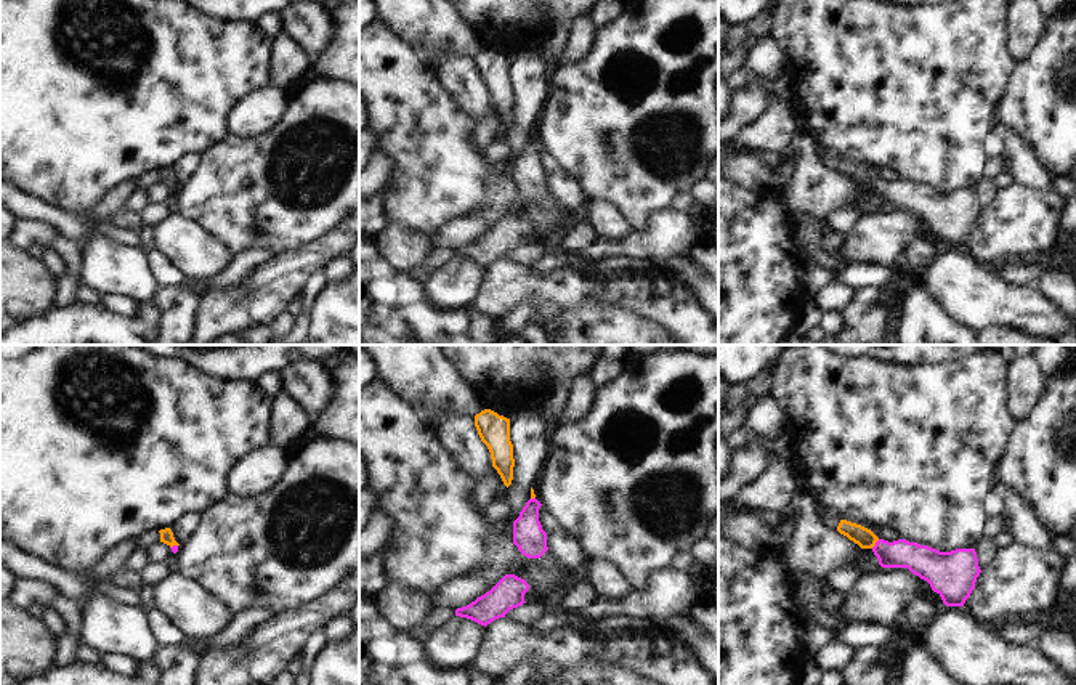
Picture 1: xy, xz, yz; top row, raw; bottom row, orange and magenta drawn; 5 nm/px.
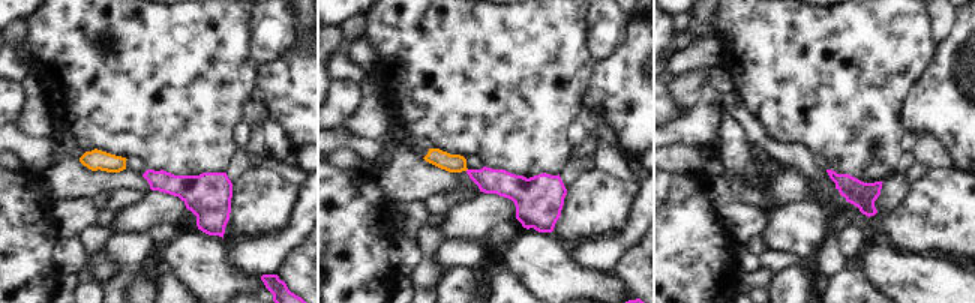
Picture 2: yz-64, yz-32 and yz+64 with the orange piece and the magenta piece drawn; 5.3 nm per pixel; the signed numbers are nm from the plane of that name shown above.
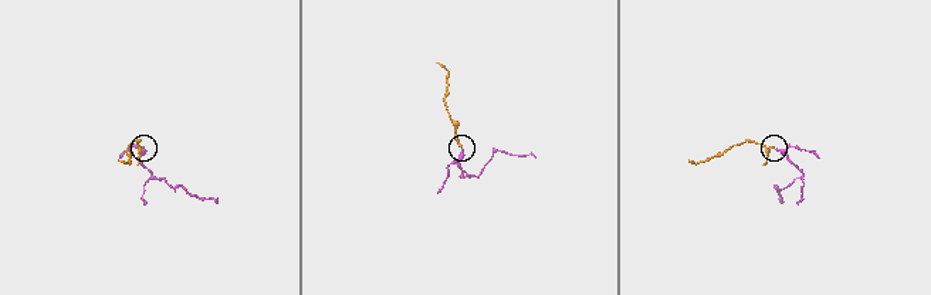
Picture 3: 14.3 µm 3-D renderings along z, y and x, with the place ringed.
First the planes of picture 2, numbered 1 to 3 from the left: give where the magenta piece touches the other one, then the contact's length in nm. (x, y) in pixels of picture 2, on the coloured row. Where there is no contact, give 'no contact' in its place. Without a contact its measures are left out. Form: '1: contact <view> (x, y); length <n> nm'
1: no contact
2: no contact
3: no contact

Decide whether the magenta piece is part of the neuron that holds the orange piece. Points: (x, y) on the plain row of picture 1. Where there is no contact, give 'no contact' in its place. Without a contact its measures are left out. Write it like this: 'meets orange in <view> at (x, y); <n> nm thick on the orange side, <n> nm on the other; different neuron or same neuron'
meets orange in yz at (874, 185); 100 nm thick on the orange side, 160 nm on the other; same neuron

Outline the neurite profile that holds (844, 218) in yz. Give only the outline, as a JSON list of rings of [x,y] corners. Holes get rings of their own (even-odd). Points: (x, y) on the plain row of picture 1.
[[[845,205],[829,212],[823,220],[837,233],[848,234],[866,213],[858,205]]]

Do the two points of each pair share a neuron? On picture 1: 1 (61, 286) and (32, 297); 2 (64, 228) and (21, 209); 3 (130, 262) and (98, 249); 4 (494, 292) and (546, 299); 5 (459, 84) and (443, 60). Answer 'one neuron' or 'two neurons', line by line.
1: two neurons
2: one neuron
3: one neuron
4: one neuron
5: one neuron

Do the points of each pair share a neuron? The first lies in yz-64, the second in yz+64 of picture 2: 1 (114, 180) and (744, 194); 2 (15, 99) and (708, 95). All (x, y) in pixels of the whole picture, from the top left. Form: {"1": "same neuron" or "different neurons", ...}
{"1": "different neurons", "2": "different neurons"}

